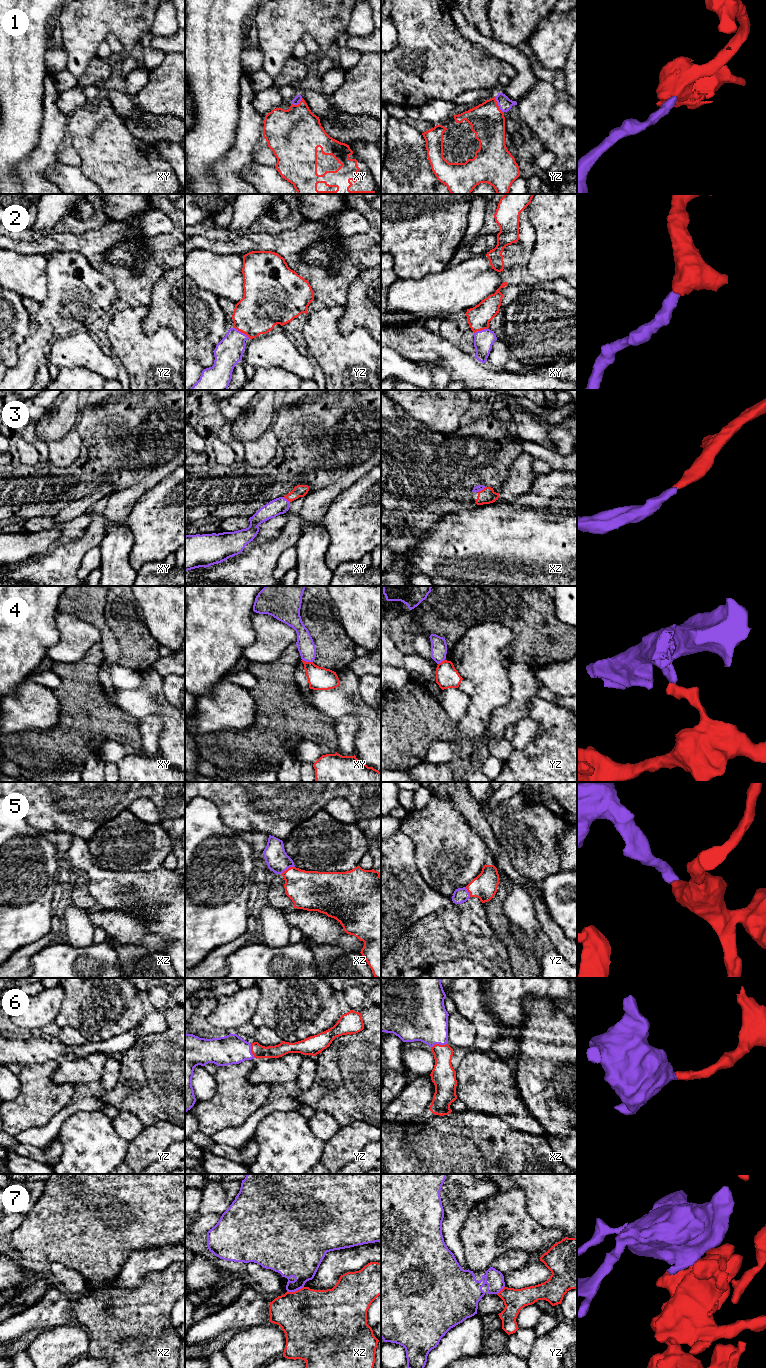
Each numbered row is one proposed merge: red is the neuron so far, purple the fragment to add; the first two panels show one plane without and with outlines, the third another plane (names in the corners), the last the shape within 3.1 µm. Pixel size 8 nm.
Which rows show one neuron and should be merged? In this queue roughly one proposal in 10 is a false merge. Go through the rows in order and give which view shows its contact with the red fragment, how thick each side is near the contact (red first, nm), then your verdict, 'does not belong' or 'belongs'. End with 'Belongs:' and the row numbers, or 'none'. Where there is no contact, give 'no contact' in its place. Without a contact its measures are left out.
1: meets red in yz; 280 nm thick on the red side, 110 nm on the other; belongs
2: meets red in yz; 360 nm thick on the red side, 220 nm on the other; belongs
3: meets red in xz; 130 nm thick on the red side, 50 nm on the other; belongs
4: meets red in xy; 190 nm thick on the red side, 140 nm on the other; does not belong
5: meets red in xz; 320 nm thick on the red side, 180 nm on the other; belongs
6: meets red in xz; 190 nm thick on the red side, 380 nm on the other; belongs
7: meets red in xz; 460 nm thick on the red side, 280 nm on the other; belongs
Belongs: 1, 2, 3, 5, 6, 7

